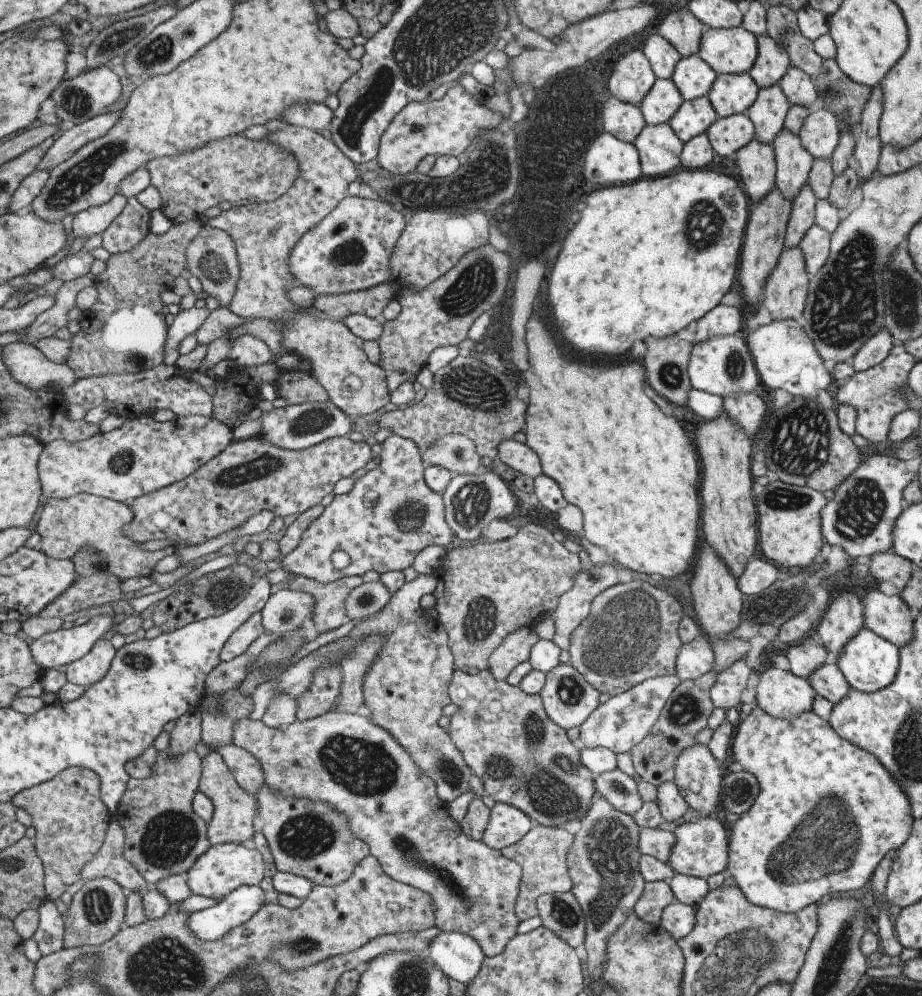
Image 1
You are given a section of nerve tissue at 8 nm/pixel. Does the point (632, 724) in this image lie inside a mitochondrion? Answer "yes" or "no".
no

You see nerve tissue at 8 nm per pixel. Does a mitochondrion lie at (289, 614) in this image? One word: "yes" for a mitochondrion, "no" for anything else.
yes

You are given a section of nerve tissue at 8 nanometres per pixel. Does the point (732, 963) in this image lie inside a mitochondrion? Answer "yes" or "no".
yes

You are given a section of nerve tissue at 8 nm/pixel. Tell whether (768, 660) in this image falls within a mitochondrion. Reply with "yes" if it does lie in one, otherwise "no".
no

